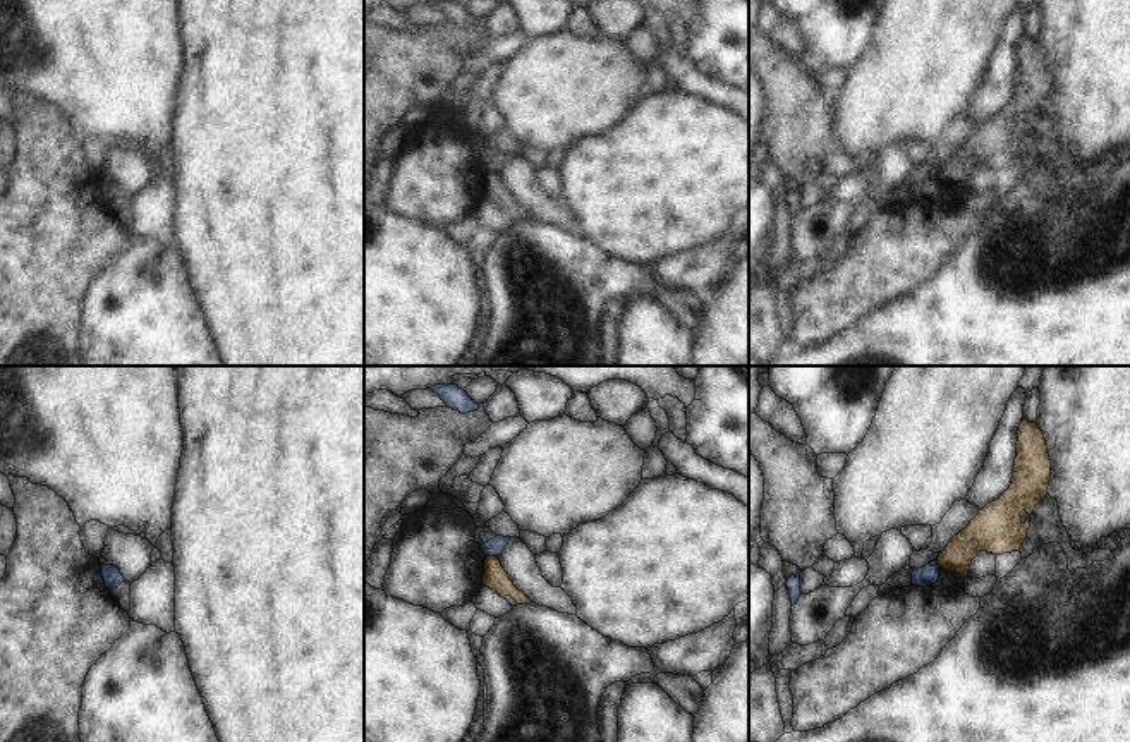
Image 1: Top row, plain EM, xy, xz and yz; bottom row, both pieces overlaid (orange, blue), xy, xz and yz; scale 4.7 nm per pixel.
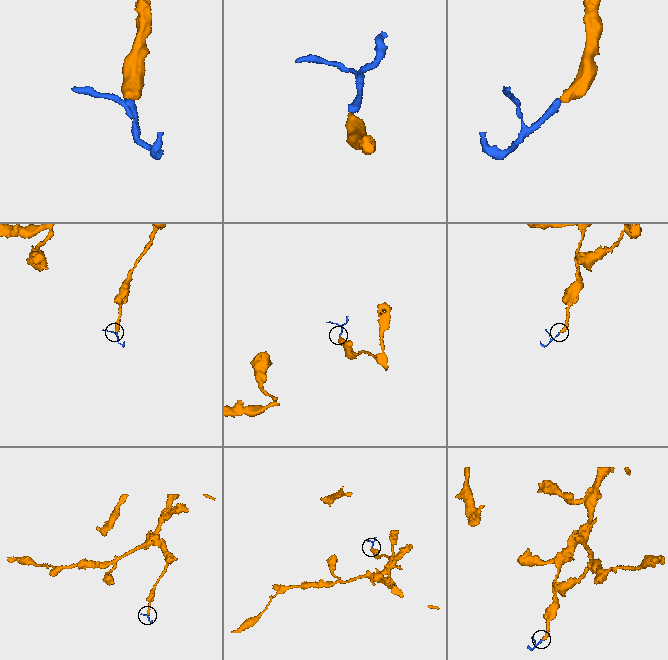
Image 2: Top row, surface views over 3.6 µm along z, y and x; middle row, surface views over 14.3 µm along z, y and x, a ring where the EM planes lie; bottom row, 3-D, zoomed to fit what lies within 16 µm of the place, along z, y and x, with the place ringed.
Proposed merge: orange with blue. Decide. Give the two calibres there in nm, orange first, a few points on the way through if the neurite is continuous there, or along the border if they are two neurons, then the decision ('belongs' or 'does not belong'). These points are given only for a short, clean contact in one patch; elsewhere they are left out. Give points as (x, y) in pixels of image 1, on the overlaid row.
calibres 120 and 80 nm; border xz (486, 555), (495, 557); does not belong

